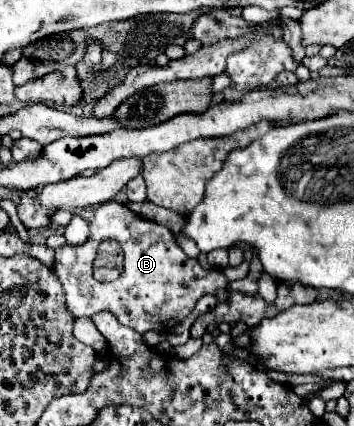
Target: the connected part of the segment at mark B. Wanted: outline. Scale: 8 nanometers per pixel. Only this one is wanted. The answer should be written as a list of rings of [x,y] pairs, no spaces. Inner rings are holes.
[[[120,201],[102,203],[96,209],[86,243],[56,249],[54,271],[66,291],[68,311],[72,311],[74,317],[92,317],[94,313],[108,311],[122,325],[128,325],[142,335],[146,331],[170,331],[188,317],[202,295],[214,295],[218,289],[228,287],[228,279],[222,269],[204,269],[196,259],[190,259],[180,249],[170,229],[156,221],[142,219]],[[104,239],[114,239],[124,249],[124,271],[110,283],[100,283],[92,277],[96,249]]]

